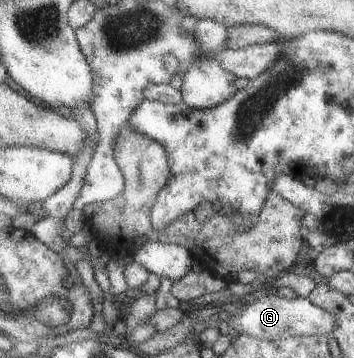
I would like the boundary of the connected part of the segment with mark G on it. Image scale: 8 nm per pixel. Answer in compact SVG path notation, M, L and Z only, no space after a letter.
M264 293L245 307L245 310L238 316L228 318L228 330L235 336L246 333L250 336L275 341L288 337L299 337L302 335L331 335L337 325L335 314L329 313L326 309L316 306L310 299L296 297L289 299L278 294Z

